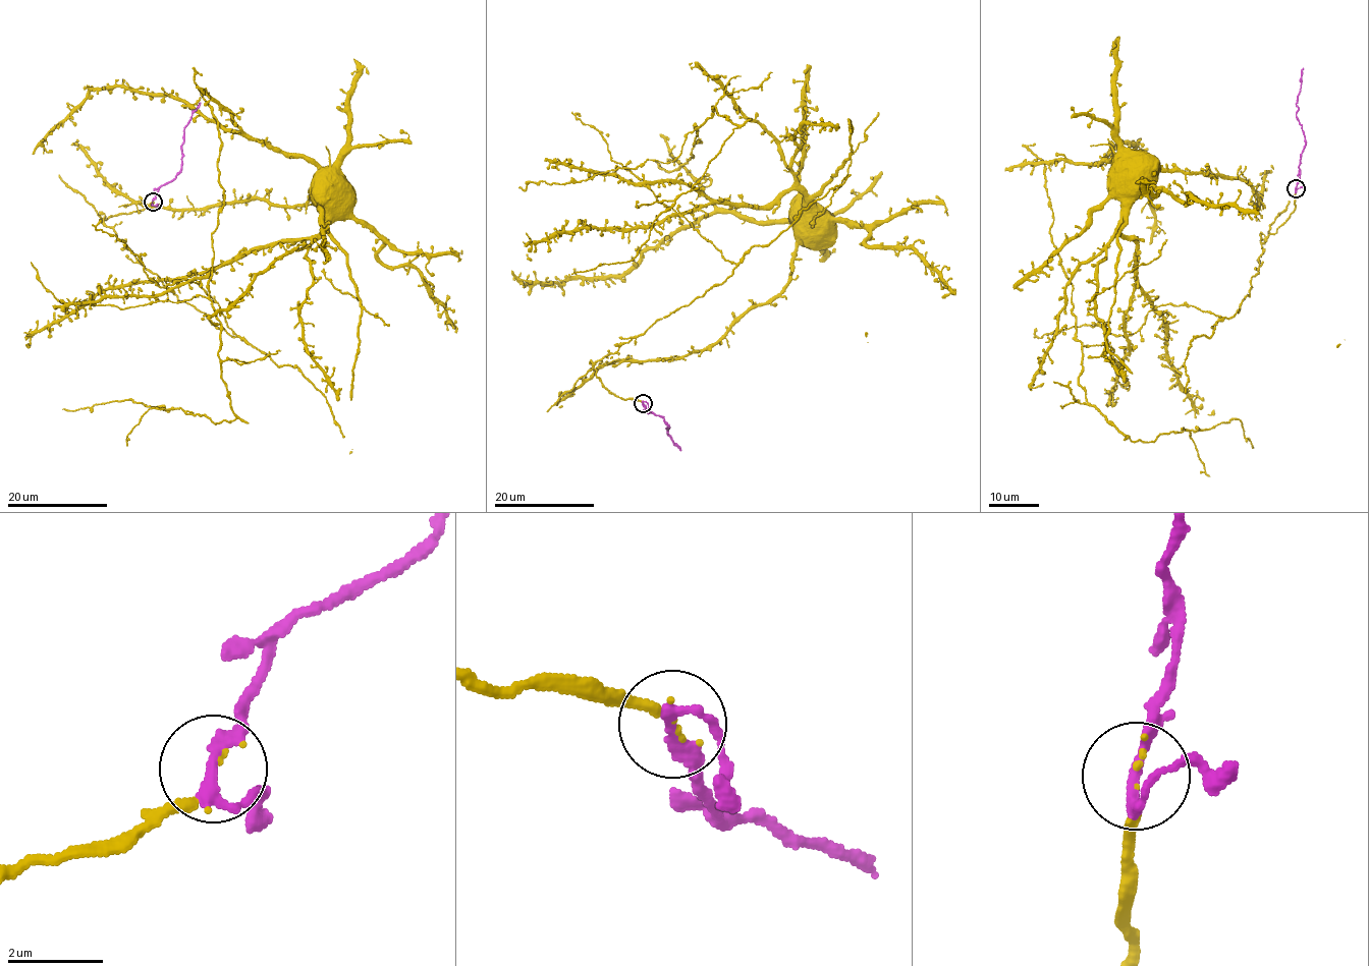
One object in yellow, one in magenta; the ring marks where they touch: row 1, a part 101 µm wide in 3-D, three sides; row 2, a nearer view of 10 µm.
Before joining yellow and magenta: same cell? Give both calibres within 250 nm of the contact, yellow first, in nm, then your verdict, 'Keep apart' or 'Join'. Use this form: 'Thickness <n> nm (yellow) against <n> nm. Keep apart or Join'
Thickness 70 nm (yellow) against 240 nm. Join

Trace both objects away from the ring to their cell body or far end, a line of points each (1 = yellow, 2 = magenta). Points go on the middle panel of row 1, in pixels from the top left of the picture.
1: (643, 403), (608, 392), (594, 364), (735, 268), (678, 214), (722, 203), (768, 207), (797, 189), (806, 210)
2: (643, 402), (647, 412), (661, 415), (667, 424), (667, 435), (680, 451)

